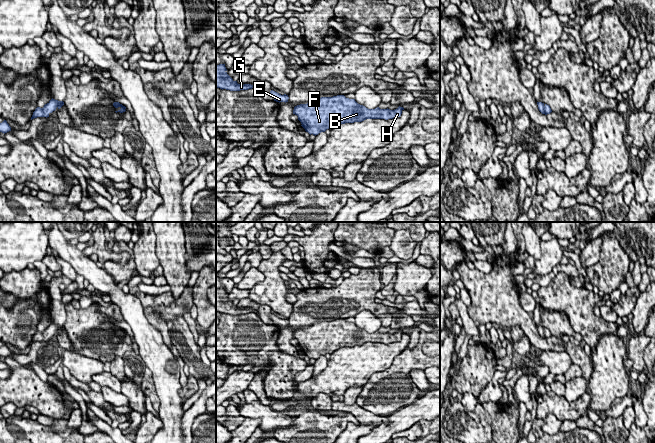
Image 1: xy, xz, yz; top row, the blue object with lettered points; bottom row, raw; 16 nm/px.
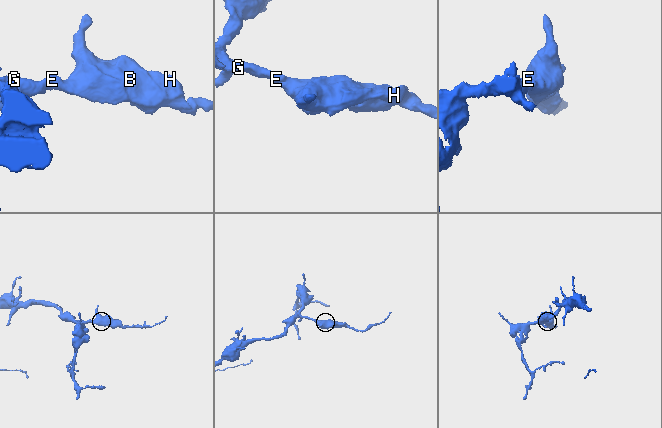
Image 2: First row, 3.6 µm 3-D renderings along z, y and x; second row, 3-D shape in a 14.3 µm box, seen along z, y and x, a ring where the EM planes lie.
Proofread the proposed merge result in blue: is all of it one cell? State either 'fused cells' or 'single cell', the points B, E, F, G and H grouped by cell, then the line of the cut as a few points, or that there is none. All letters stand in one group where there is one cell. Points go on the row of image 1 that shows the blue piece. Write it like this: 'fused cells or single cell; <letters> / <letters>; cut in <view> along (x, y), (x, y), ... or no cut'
single cell; B E F G H; no cut

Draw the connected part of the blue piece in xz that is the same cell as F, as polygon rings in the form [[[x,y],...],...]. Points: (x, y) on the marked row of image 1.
[[[344,95],[316,98],[310,103],[294,107],[293,114],[298,116],[301,126],[310,135],[318,135],[331,129],[330,123],[338,121],[341,124],[362,122],[366,119],[393,119],[401,116],[403,107],[395,110],[368,109],[358,104],[355,99]]]

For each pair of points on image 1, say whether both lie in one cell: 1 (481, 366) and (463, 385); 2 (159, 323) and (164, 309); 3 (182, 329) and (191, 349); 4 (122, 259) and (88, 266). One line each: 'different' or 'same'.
1: same
2: different
3: same
4: different

